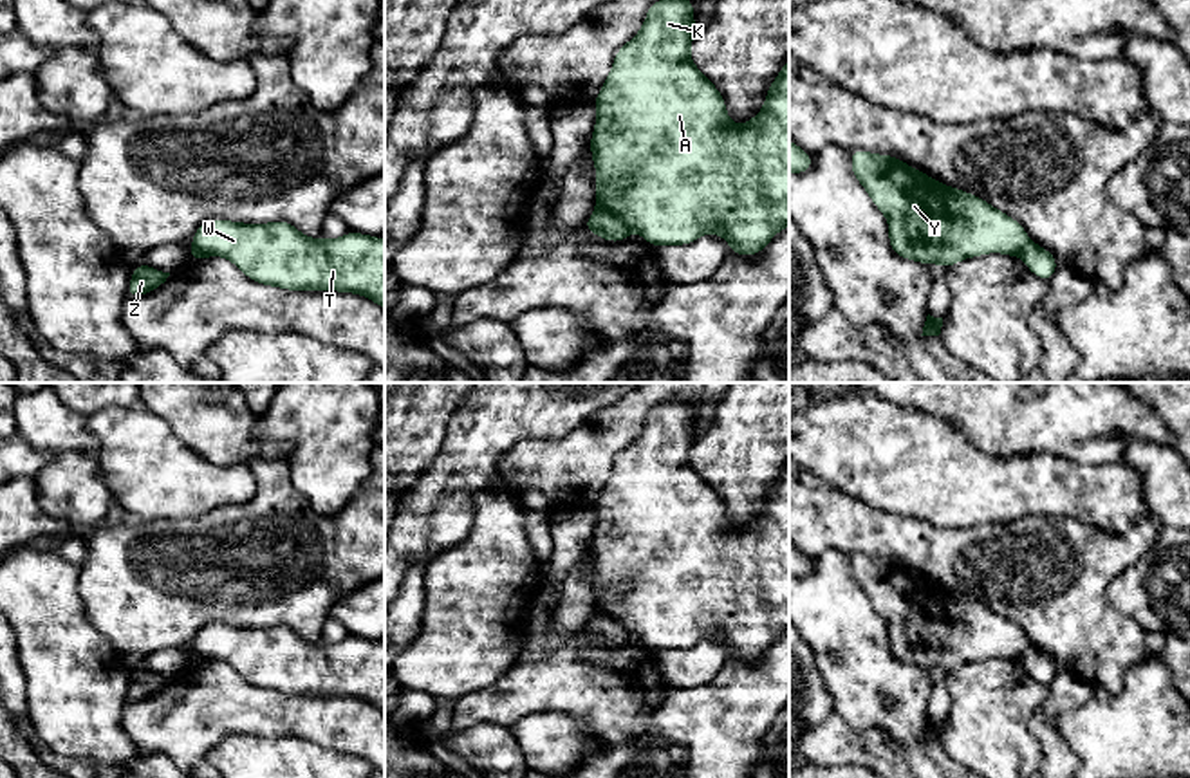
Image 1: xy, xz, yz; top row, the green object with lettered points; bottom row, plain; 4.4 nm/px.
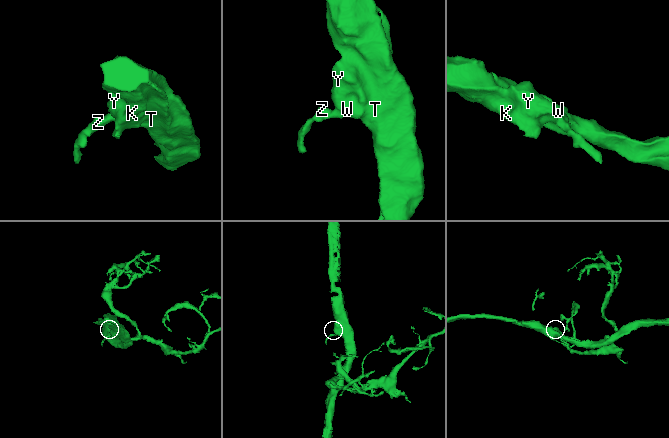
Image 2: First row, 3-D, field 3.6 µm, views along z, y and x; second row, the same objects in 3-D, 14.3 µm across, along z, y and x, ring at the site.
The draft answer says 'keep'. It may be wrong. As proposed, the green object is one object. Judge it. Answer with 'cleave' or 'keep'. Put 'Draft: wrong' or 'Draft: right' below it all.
cleave
Draft: wrong

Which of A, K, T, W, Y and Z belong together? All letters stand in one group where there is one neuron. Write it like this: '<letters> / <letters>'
A K T W Y / Z

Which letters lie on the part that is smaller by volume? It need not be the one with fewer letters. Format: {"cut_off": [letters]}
{"cut_off": ["Z"]}

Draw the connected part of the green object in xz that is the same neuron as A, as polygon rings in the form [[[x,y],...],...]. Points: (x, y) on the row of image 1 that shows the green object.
[[[657,0],[645,16],[641,31],[614,56],[607,81],[601,85],[594,105],[596,126],[589,141],[592,162],[598,171],[594,181],[596,208],[614,215],[628,231],[639,231],[652,247],[688,245],[706,233],[721,235],[730,242],[731,255],[753,256],[762,253],[771,238],[789,226],[789,60],[769,85],[764,108],[746,125],[733,125],[719,88],[695,67],[690,47],[695,38],[693,0]]]

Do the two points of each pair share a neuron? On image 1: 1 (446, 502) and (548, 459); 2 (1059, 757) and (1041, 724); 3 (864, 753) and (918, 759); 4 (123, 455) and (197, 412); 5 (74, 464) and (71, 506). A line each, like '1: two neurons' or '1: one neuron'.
1: two neurons
2: one neuron
3: one neuron
4: two neurons
5: one neuron

